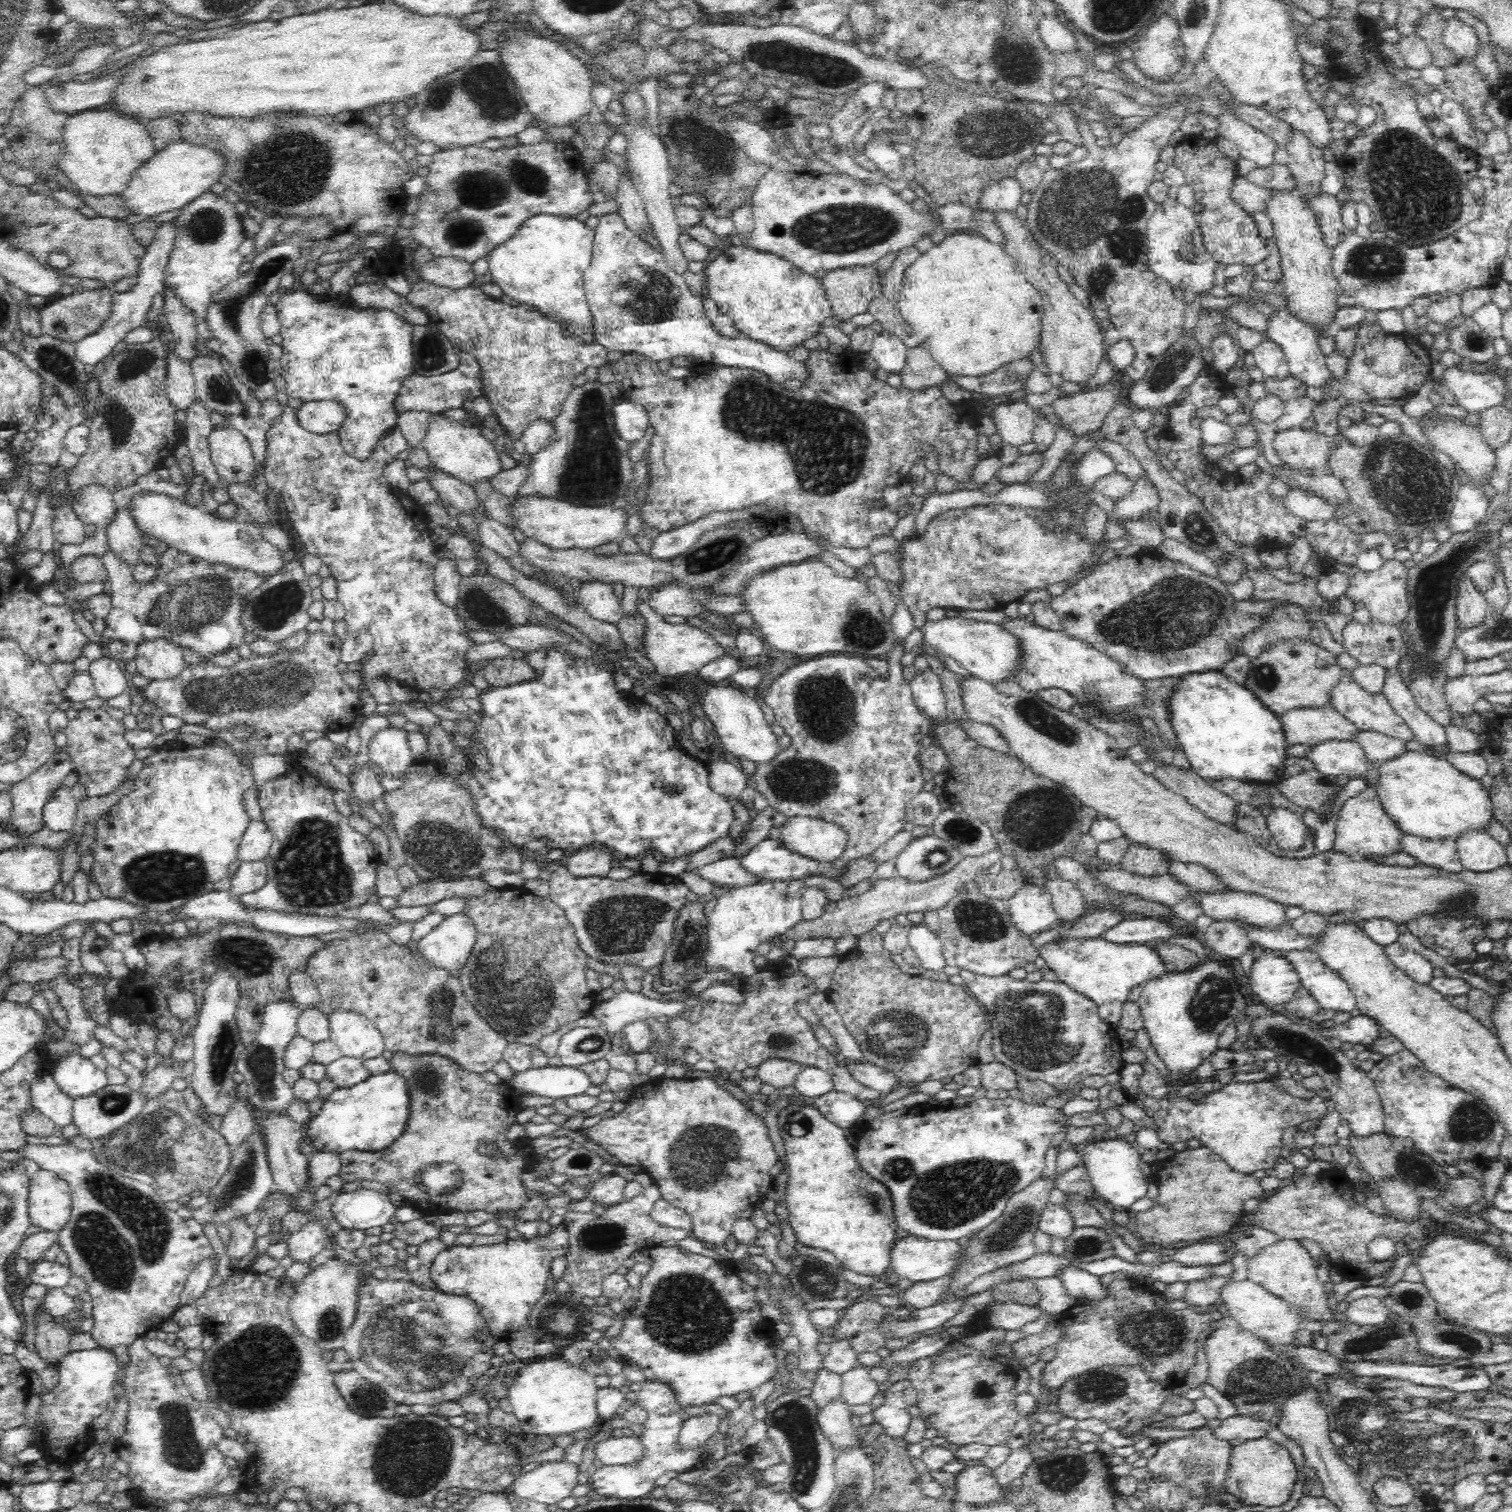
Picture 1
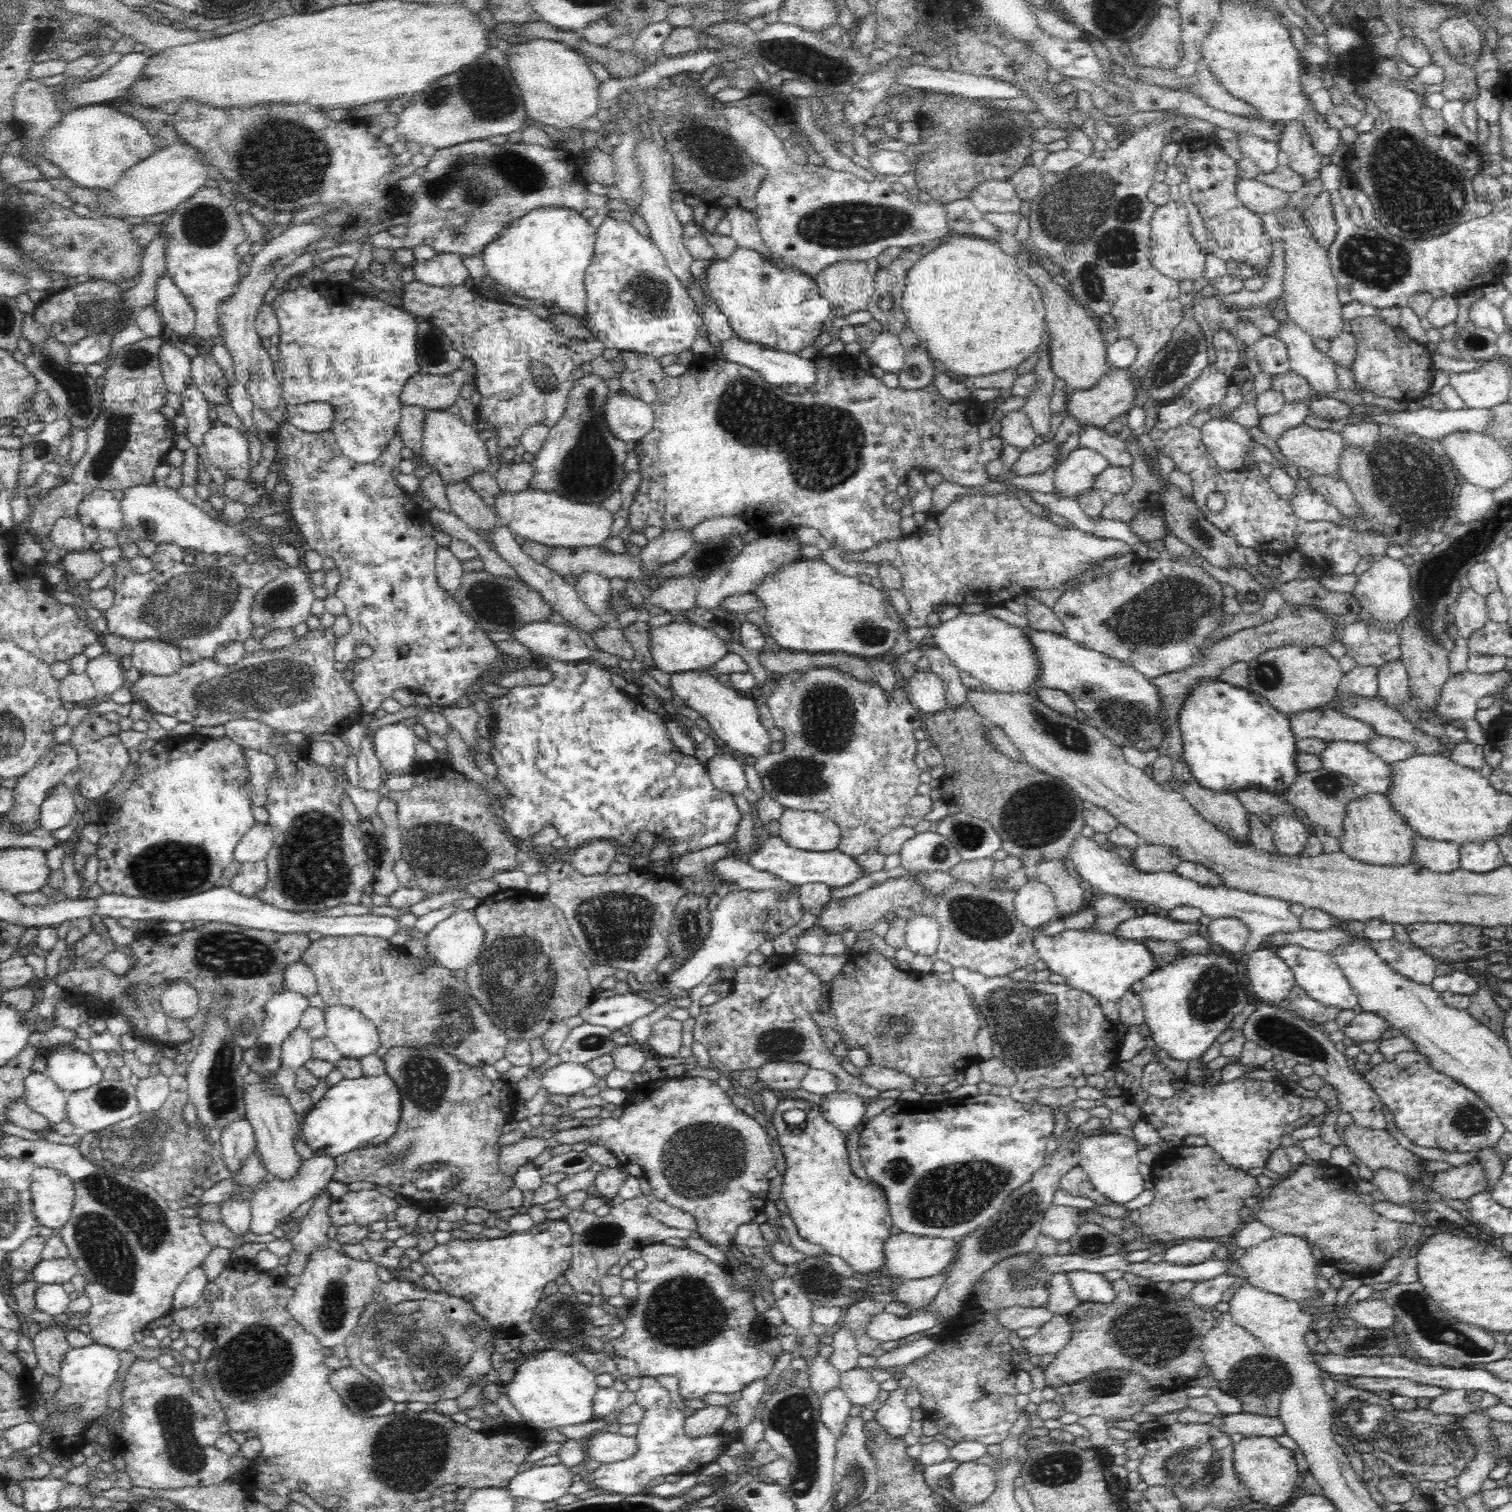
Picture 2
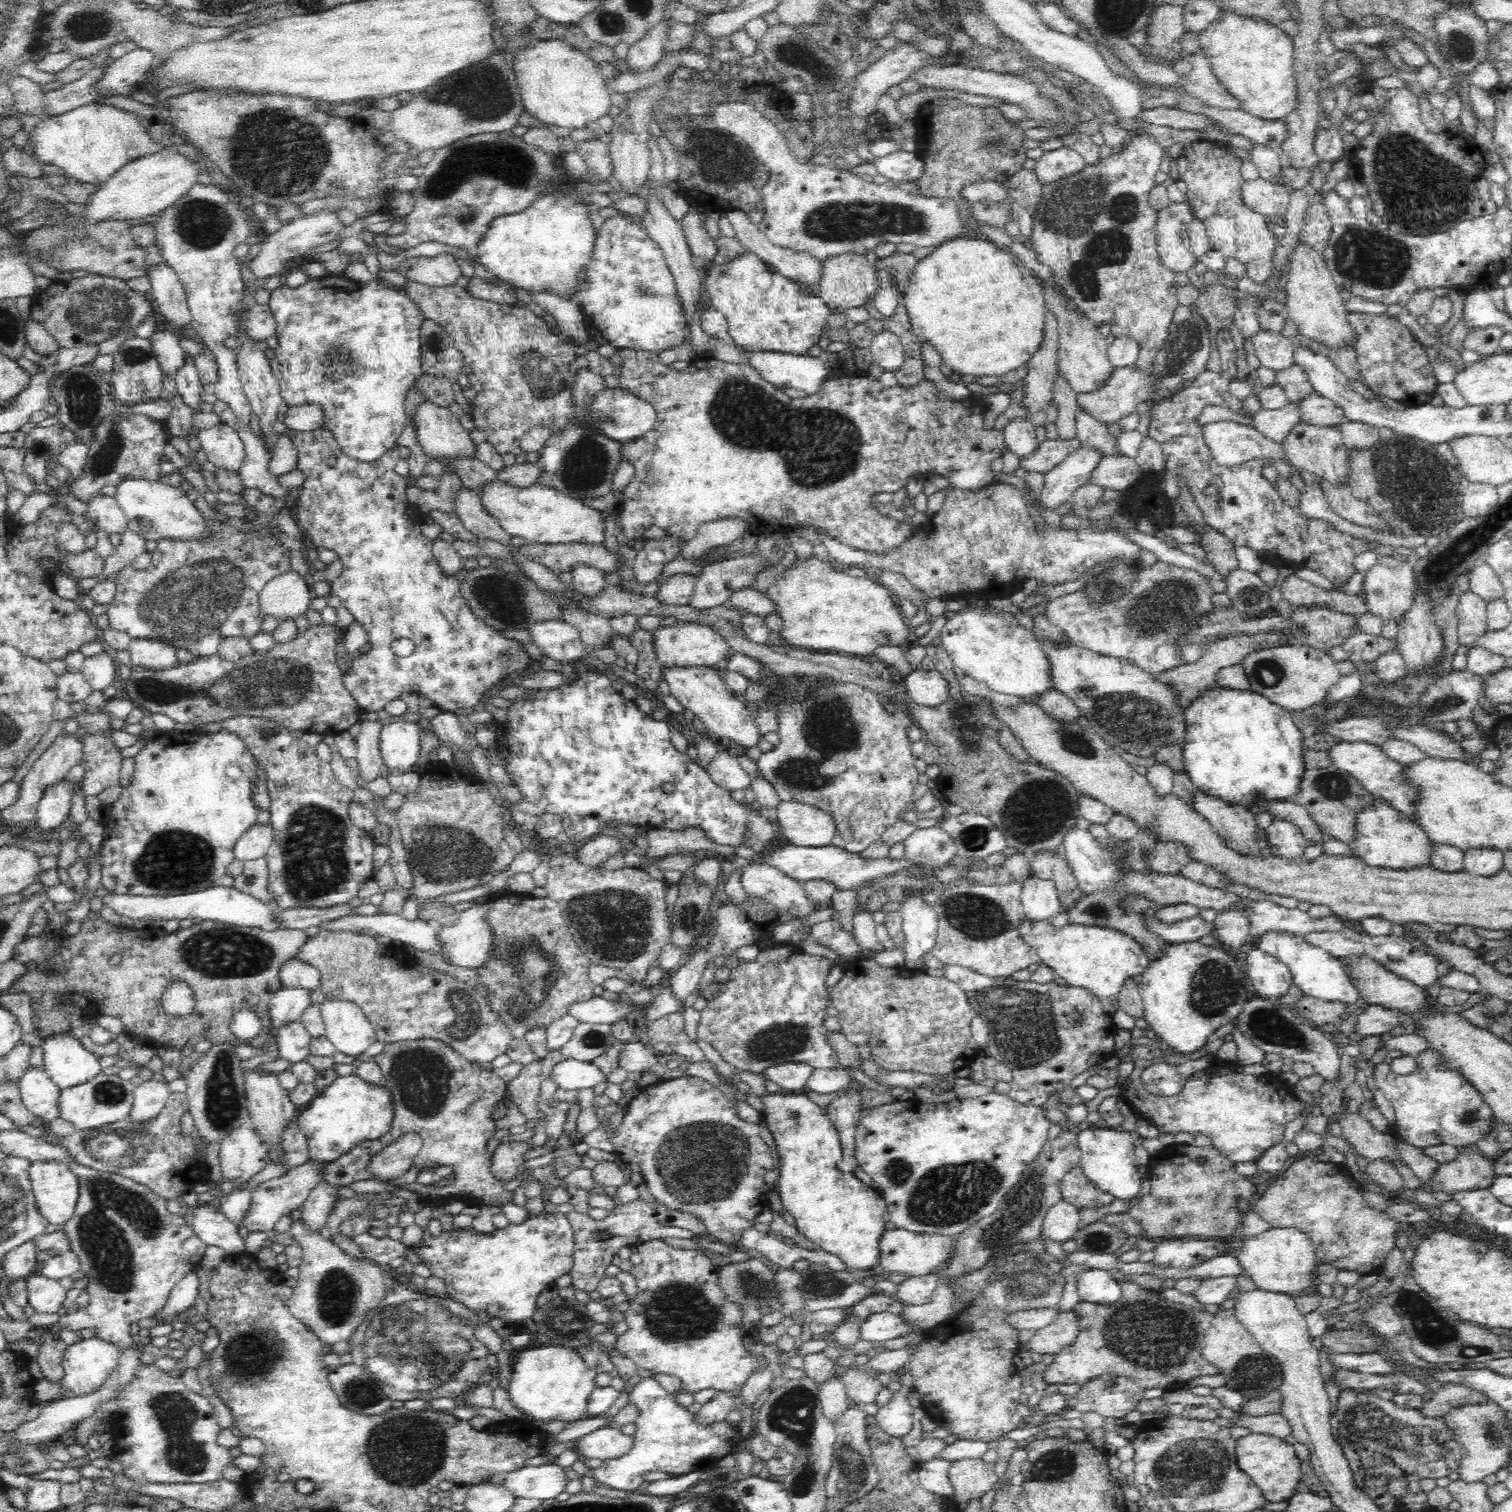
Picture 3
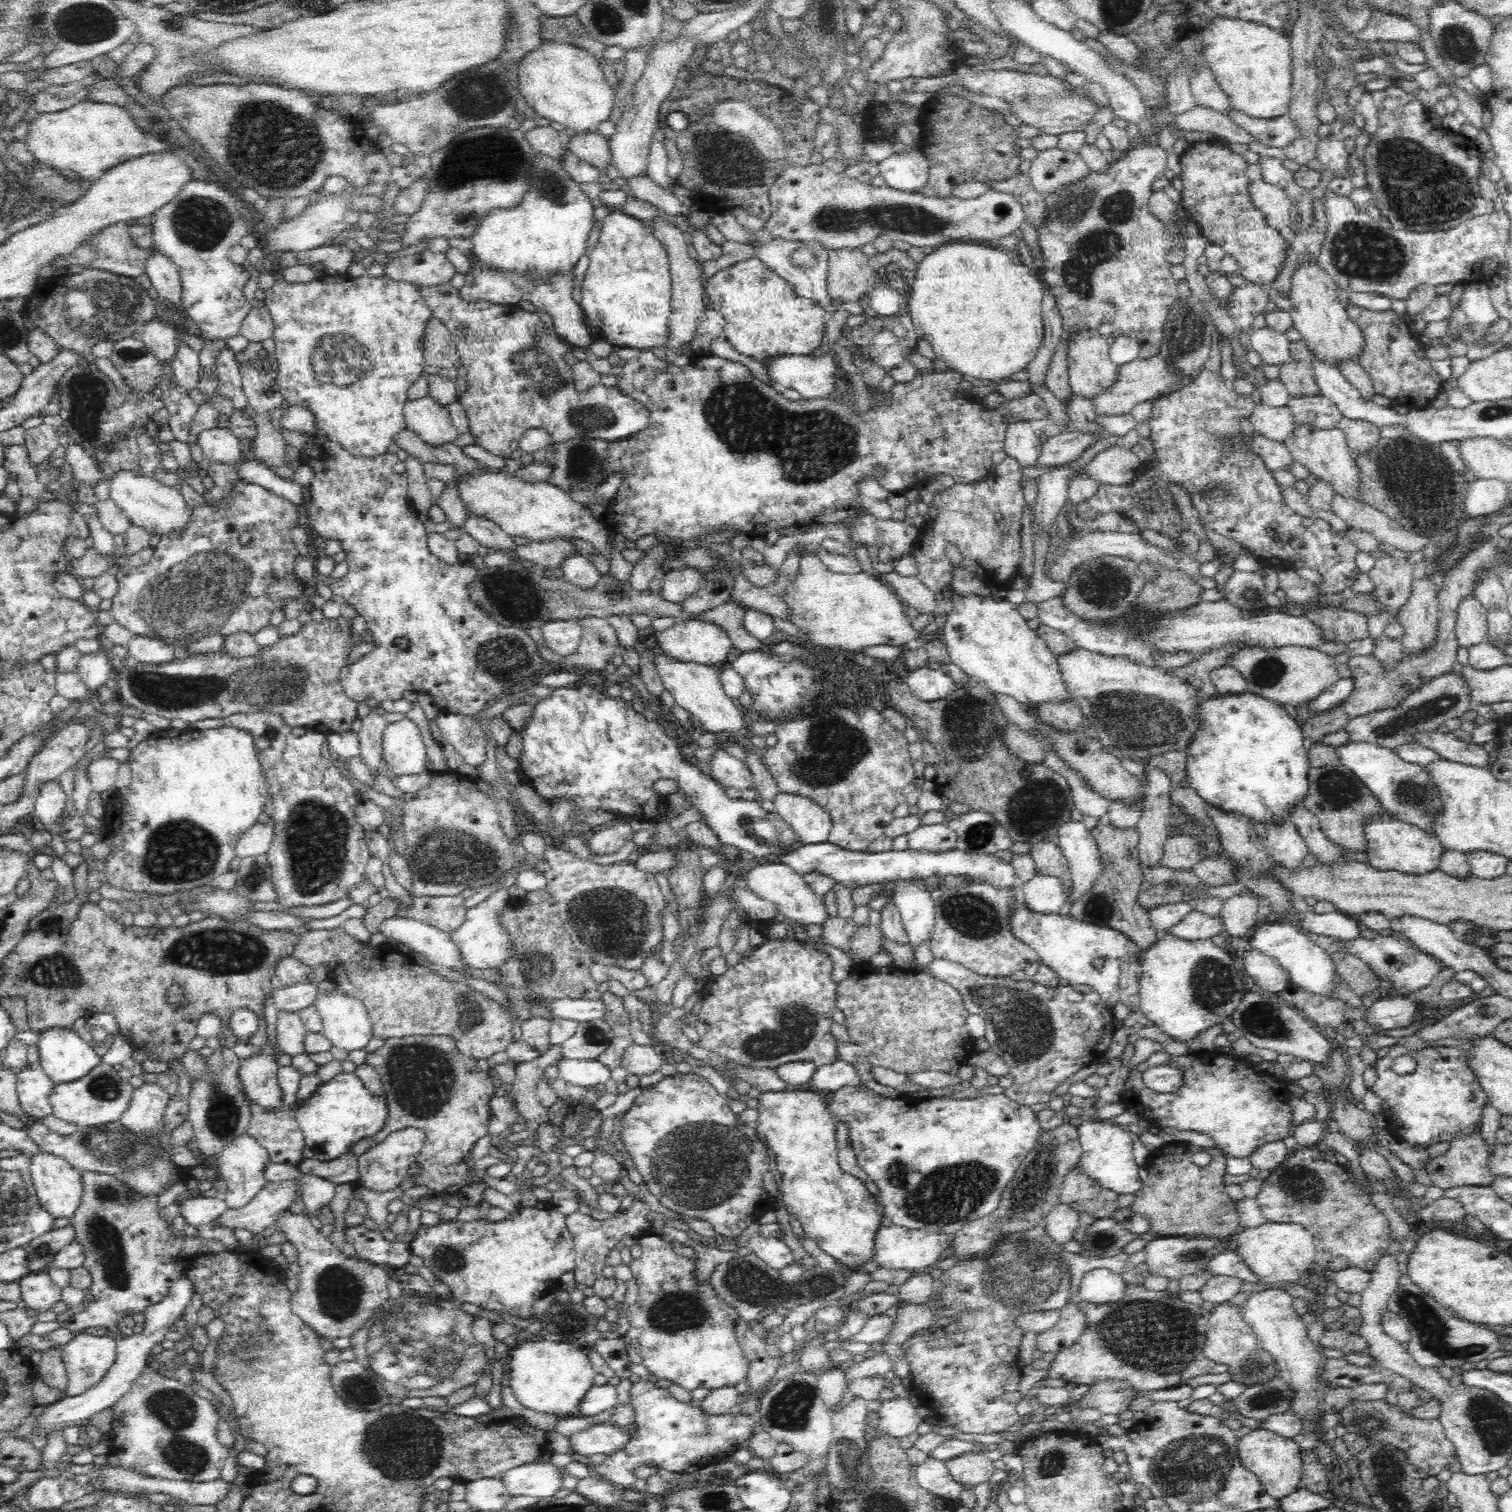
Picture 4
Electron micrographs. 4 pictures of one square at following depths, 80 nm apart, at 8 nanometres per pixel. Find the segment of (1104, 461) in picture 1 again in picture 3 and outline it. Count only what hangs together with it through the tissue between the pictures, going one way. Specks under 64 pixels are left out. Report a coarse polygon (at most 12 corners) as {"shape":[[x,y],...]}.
{"shape":[[1090,447],[1068,453],[1044,473],[1042,506],[1072,501],[1102,455]]}

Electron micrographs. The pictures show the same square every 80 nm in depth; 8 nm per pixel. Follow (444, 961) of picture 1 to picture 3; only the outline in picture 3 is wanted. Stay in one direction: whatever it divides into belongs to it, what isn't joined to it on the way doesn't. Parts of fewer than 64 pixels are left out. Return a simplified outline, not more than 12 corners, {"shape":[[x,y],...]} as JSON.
{"shape":[[489,901],[437,925],[450,966],[478,968],[489,957]]}

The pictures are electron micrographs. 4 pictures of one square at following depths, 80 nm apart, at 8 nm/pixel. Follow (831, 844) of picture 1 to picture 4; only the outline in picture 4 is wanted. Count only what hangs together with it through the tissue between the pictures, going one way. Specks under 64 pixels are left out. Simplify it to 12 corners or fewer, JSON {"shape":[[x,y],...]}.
{"shape":[[779,792],[774,811],[800,845],[831,841],[831,814],[803,796]]}

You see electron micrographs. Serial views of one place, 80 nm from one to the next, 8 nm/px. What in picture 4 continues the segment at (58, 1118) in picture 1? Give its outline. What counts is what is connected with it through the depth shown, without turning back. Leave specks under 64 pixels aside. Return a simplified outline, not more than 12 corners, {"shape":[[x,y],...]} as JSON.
{"shape":[[38,1060],[17,1075],[18,1099],[32,1121],[53,1116],[55,1086]]}

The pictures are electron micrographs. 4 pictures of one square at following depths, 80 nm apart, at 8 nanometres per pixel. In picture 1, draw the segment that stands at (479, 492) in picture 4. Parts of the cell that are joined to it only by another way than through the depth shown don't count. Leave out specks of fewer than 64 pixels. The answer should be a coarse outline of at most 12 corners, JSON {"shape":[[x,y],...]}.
{"shape":[[553,498],[512,502],[513,528],[557,549],[626,538],[628,514]]}

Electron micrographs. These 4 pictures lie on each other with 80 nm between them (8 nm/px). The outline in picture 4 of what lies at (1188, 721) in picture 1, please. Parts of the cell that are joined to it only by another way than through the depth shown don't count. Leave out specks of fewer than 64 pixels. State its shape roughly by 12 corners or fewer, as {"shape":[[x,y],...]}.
{"shape":[[1259,694],[1193,712],[1188,784],[1256,823],[1307,791],[1302,724]]}

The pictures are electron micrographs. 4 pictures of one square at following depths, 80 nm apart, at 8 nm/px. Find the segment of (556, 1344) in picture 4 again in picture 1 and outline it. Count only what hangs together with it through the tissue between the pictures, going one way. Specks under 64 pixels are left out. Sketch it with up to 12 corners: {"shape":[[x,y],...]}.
{"shape":[[564,1355],[508,1390],[523,1430],[572,1436],[602,1421],[595,1376]]}

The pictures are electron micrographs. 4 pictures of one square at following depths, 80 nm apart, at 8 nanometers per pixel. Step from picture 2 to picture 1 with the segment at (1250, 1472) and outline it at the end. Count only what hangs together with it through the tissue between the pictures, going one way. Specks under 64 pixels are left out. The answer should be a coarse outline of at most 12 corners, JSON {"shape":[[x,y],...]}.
{"shape":[[1268,1437],[1233,1446],[1223,1491],[1246,1506],[1290,1500],[1297,1467]]}

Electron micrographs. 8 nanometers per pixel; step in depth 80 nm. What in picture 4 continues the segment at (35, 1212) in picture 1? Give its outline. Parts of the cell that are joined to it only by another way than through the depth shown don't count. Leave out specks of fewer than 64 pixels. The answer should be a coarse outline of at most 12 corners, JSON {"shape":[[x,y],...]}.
{"shape":[[50,1153],[29,1167],[40,1207],[56,1224],[82,1198],[79,1170]]}

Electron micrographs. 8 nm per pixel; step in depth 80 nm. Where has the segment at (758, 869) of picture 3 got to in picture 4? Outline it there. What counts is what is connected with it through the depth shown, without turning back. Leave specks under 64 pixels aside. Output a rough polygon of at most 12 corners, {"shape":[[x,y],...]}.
{"shape":[[757,860],[750,892],[792,921],[822,926],[823,897],[783,864]]}

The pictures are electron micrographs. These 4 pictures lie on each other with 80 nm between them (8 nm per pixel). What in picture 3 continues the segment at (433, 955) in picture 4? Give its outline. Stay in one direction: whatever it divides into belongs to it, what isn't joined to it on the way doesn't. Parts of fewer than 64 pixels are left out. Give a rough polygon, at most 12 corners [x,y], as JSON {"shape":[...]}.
{"shape":[[402,914],[345,915],[319,930],[388,936],[436,952],[436,926]]}

